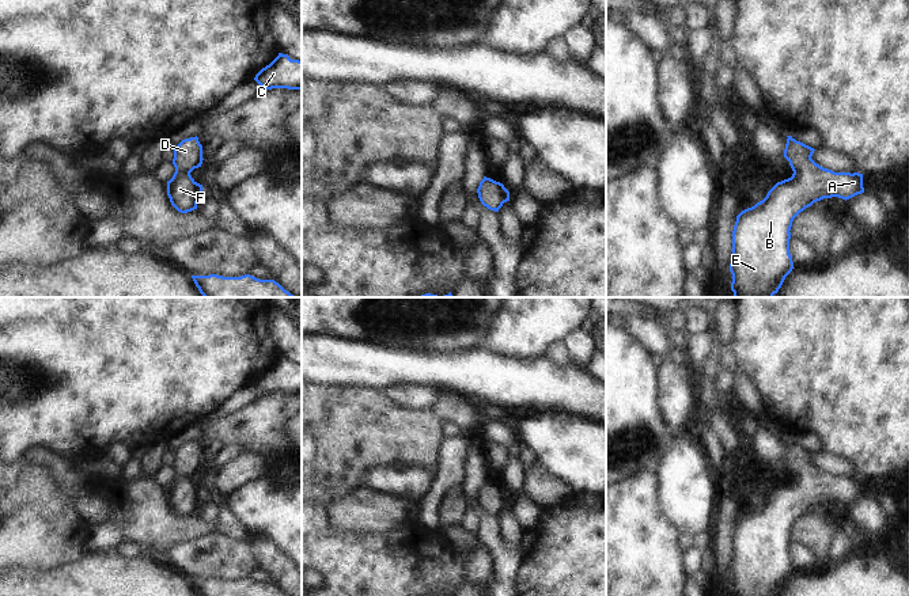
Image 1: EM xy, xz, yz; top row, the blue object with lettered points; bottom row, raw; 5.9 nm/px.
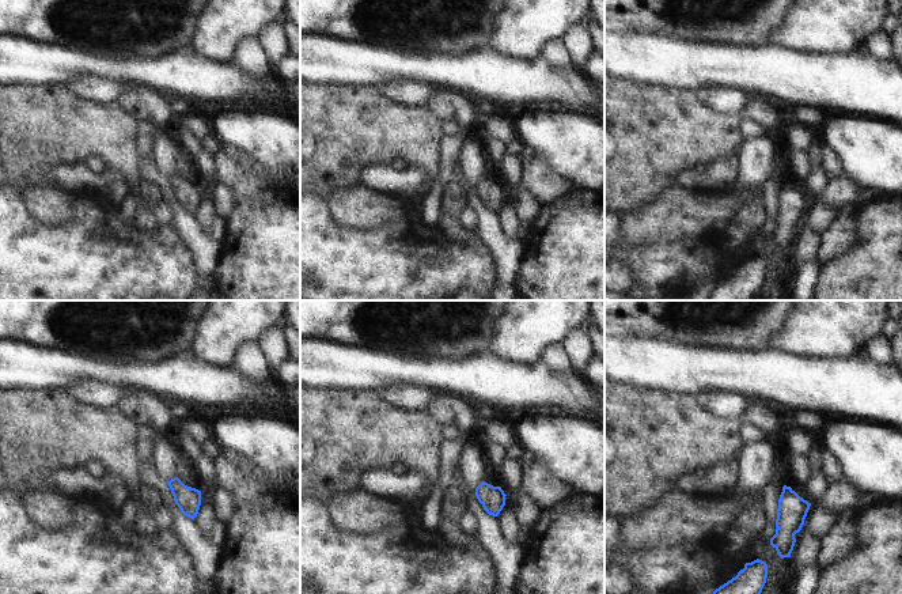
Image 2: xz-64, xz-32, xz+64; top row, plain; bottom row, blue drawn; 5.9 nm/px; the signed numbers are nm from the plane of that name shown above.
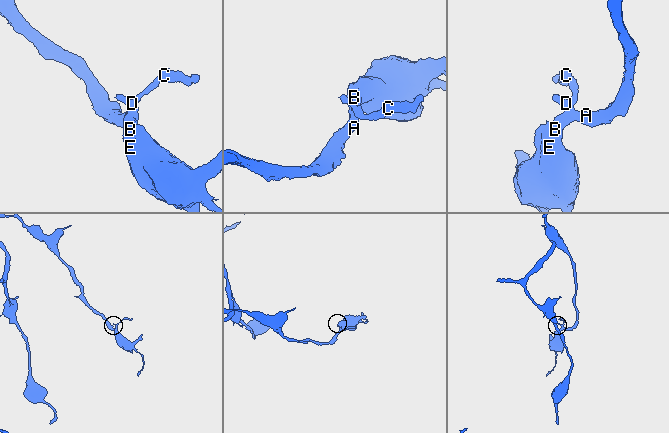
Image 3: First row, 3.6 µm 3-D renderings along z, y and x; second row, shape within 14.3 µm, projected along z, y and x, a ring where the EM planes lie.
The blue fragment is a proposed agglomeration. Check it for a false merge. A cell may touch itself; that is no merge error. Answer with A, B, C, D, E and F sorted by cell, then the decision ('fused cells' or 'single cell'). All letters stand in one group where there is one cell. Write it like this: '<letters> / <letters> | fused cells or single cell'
A B C D E F | single cell

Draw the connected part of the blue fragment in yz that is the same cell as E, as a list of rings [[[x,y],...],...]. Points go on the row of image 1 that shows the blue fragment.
[[[792,136],[787,137],[784,157],[789,162],[792,176],[777,182],[762,201],[736,216],[730,263],[734,297],[773,297],[779,292],[785,277],[794,269],[789,254],[789,231],[794,219],[800,212],[823,198],[838,197],[846,201],[864,193],[863,174],[834,172],[823,168],[811,159],[814,148],[796,141]]]

